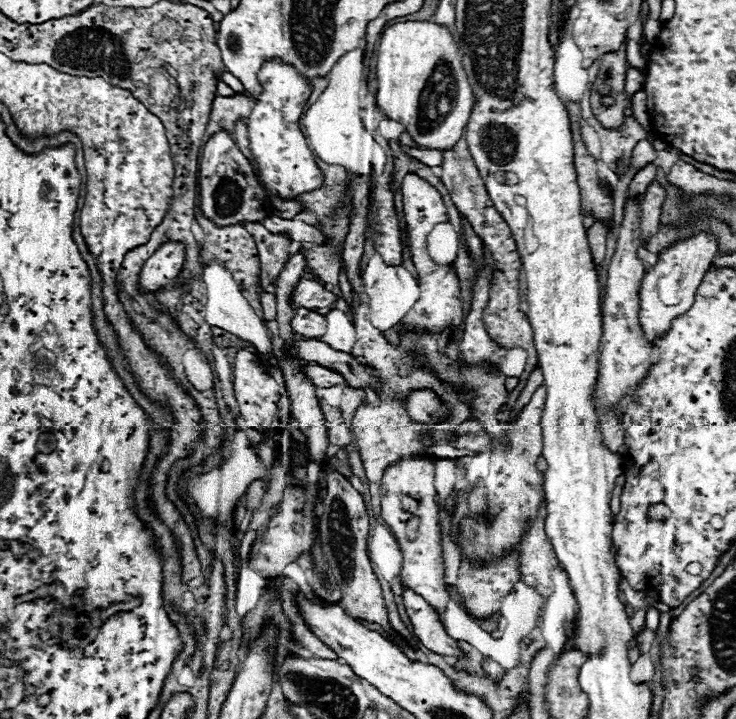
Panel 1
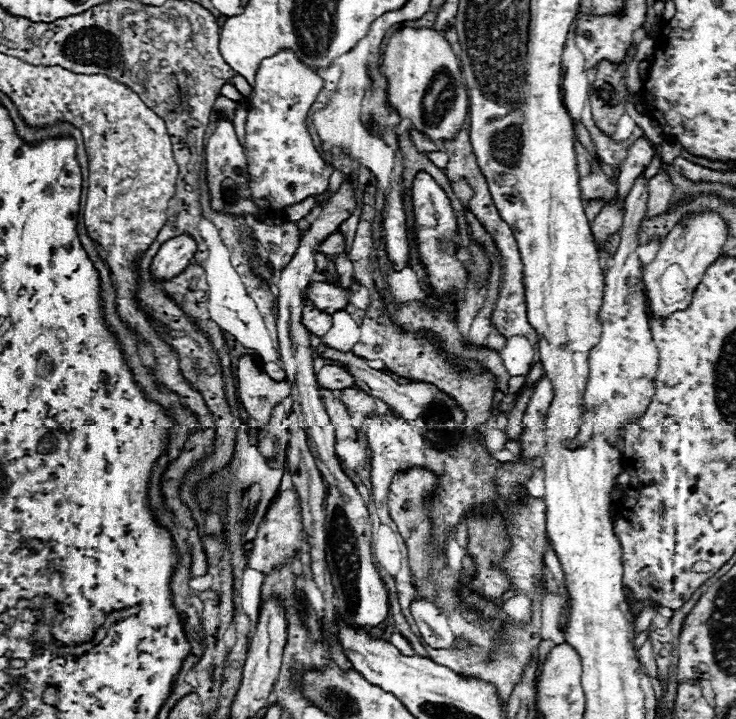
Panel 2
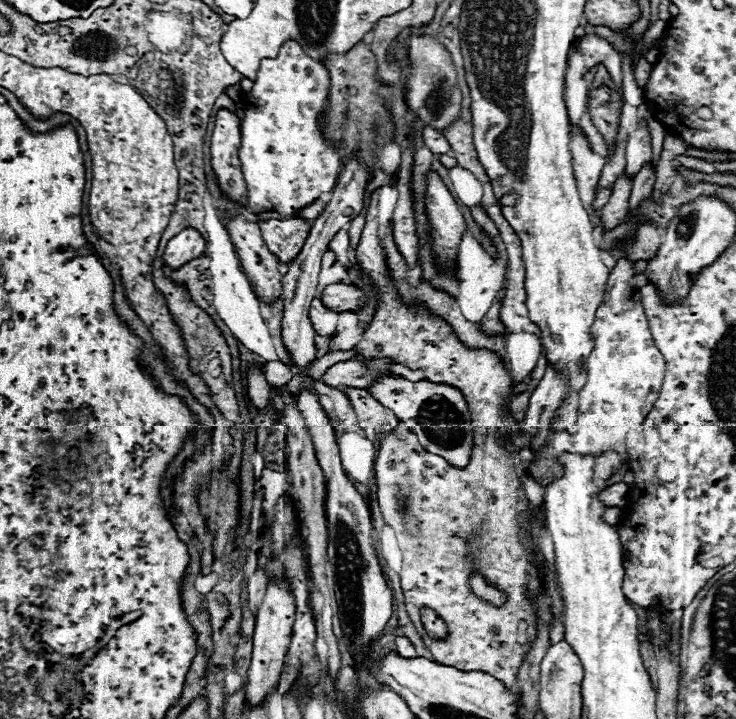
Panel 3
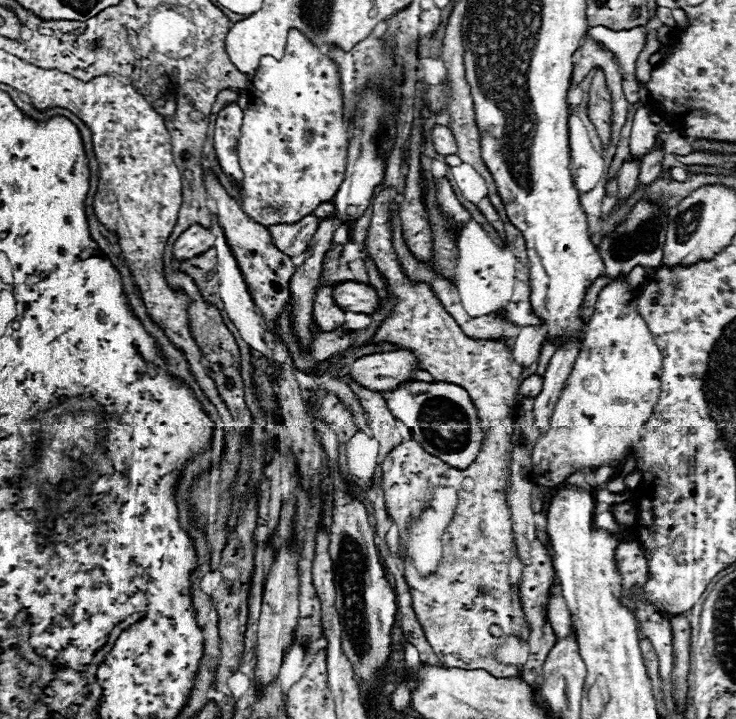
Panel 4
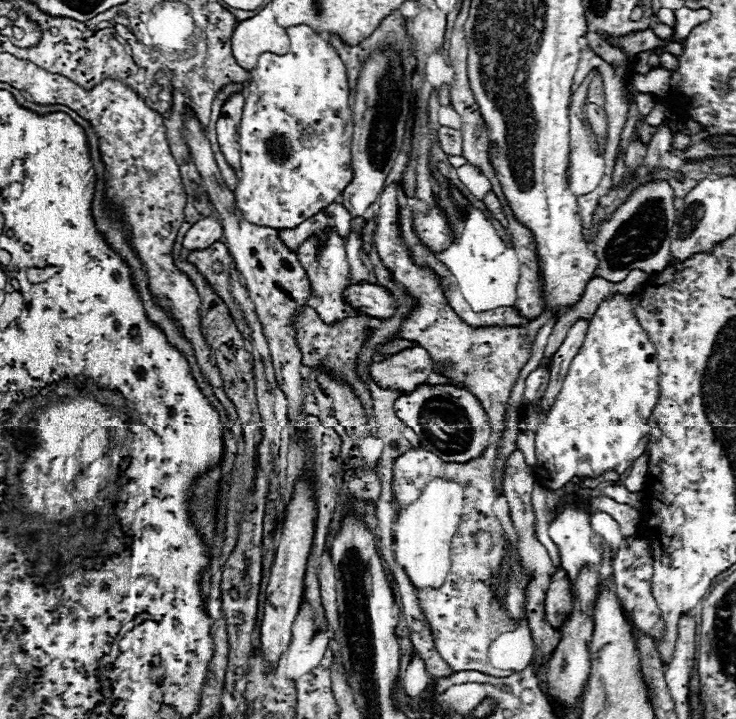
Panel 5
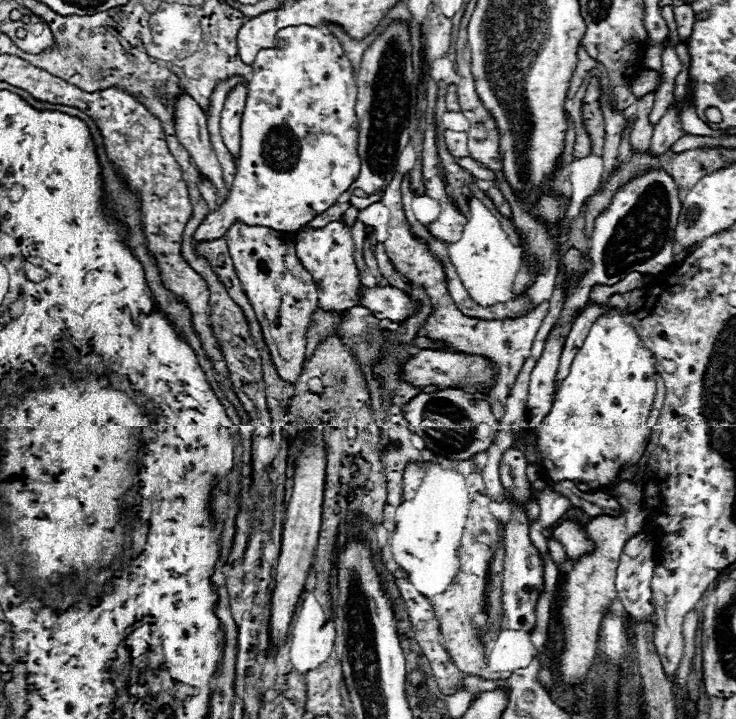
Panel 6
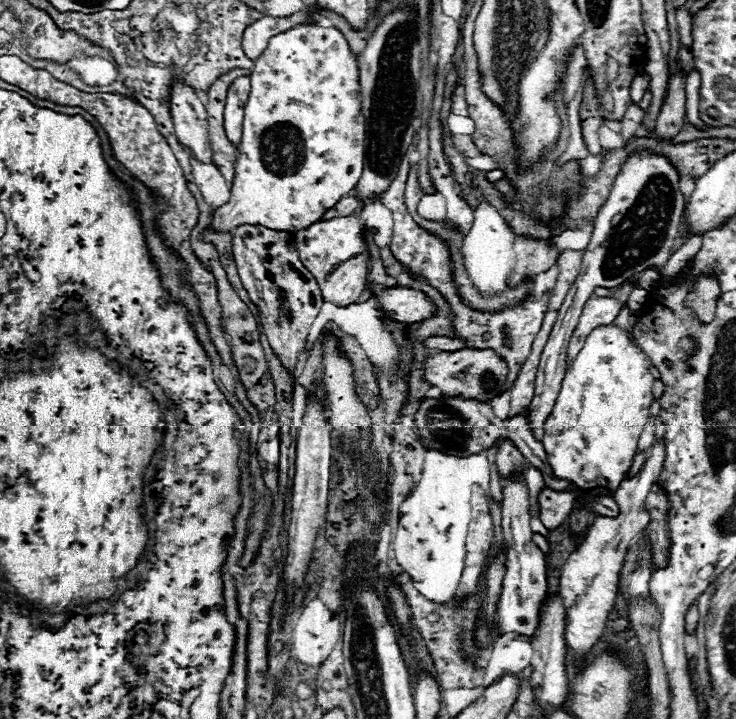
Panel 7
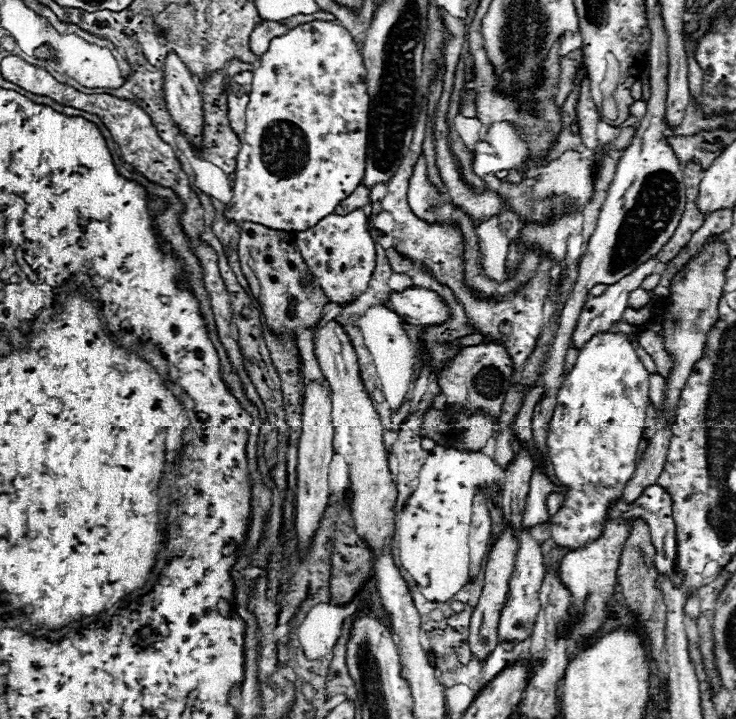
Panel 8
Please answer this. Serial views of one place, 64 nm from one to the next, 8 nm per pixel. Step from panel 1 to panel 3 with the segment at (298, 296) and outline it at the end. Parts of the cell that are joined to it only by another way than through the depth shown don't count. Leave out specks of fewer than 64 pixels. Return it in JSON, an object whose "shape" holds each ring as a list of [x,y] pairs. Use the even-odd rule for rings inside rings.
{"shape":[[[330,284],[324,288],[322,292],[322,302],[326,302],[326,306],[330,306],[330,310],[338,310],[338,312],[346,312],[346,310],[358,310],[364,308],[366,302],[362,302],[360,306],[360,296],[366,296],[366,292],[354,284]]]}

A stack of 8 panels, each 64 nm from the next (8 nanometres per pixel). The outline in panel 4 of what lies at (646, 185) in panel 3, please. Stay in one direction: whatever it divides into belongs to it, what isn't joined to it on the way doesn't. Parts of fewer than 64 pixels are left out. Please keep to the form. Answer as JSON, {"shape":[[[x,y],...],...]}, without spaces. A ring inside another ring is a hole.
{"shape":[[[654,146],[644,158],[642,158],[642,166],[640,166],[640,184],[652,184],[660,172],[662,172],[662,156],[664,156],[664,148]]]}

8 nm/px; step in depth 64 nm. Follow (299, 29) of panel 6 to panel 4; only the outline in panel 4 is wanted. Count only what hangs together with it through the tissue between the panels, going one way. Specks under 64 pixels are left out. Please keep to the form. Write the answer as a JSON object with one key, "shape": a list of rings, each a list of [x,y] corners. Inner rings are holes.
{"shape":[[[292,28],[286,54],[280,60],[260,58],[252,82],[240,92],[240,102],[244,120],[238,158],[244,172],[240,182],[244,214],[262,226],[294,224],[322,202],[330,202],[346,178],[350,144],[338,64]],[[202,224],[190,226],[174,244],[174,256],[178,260],[188,260],[192,256],[198,256],[206,252],[214,244],[216,236],[212,234],[212,226],[204,228]]]}

